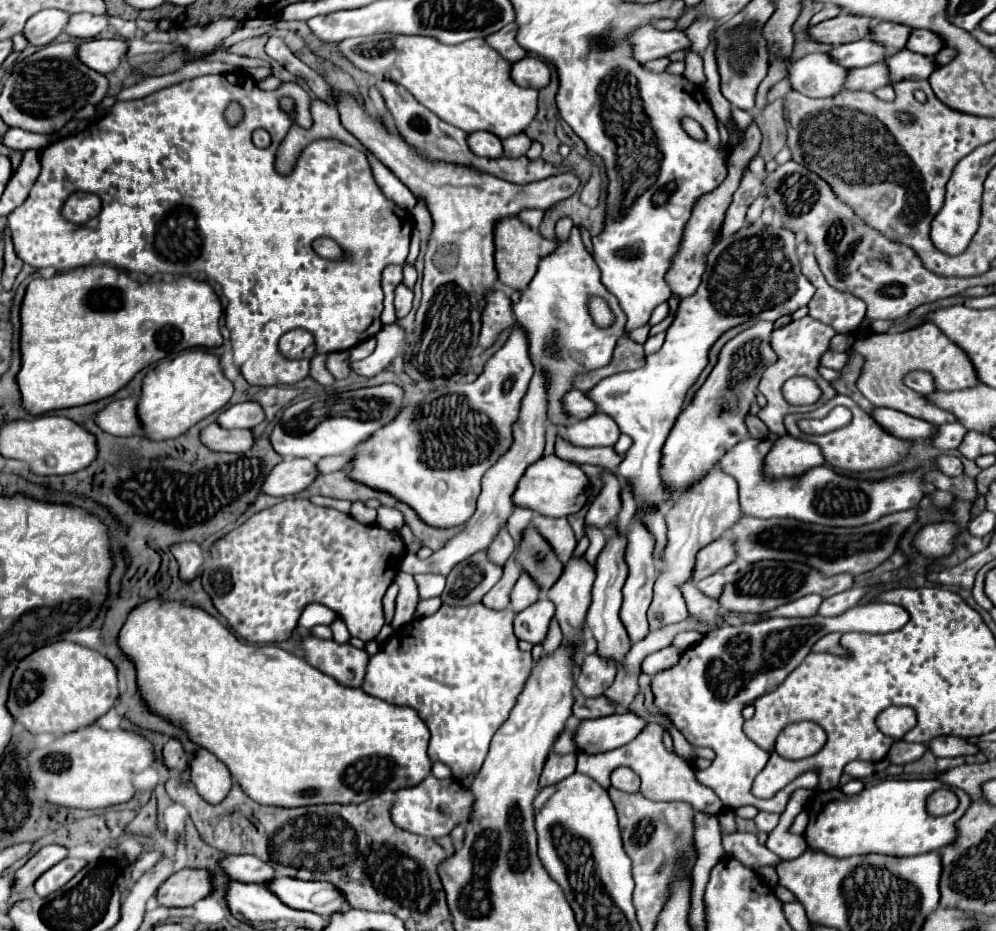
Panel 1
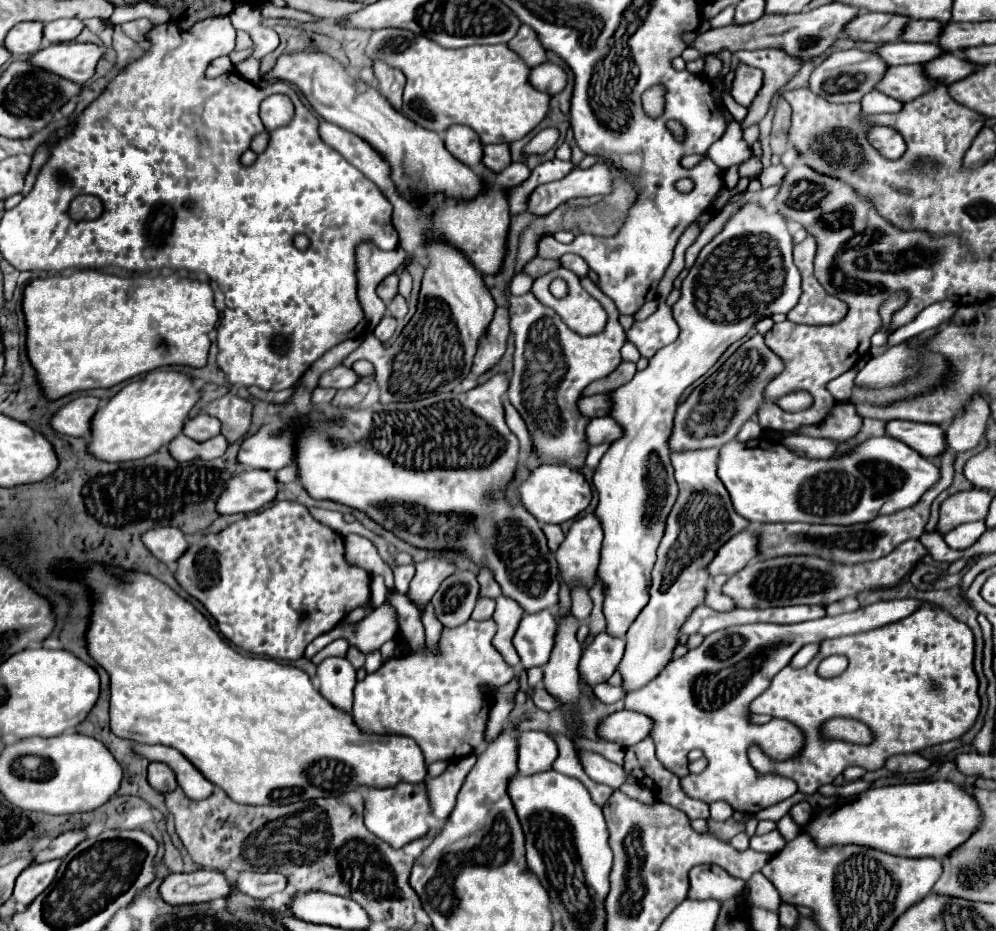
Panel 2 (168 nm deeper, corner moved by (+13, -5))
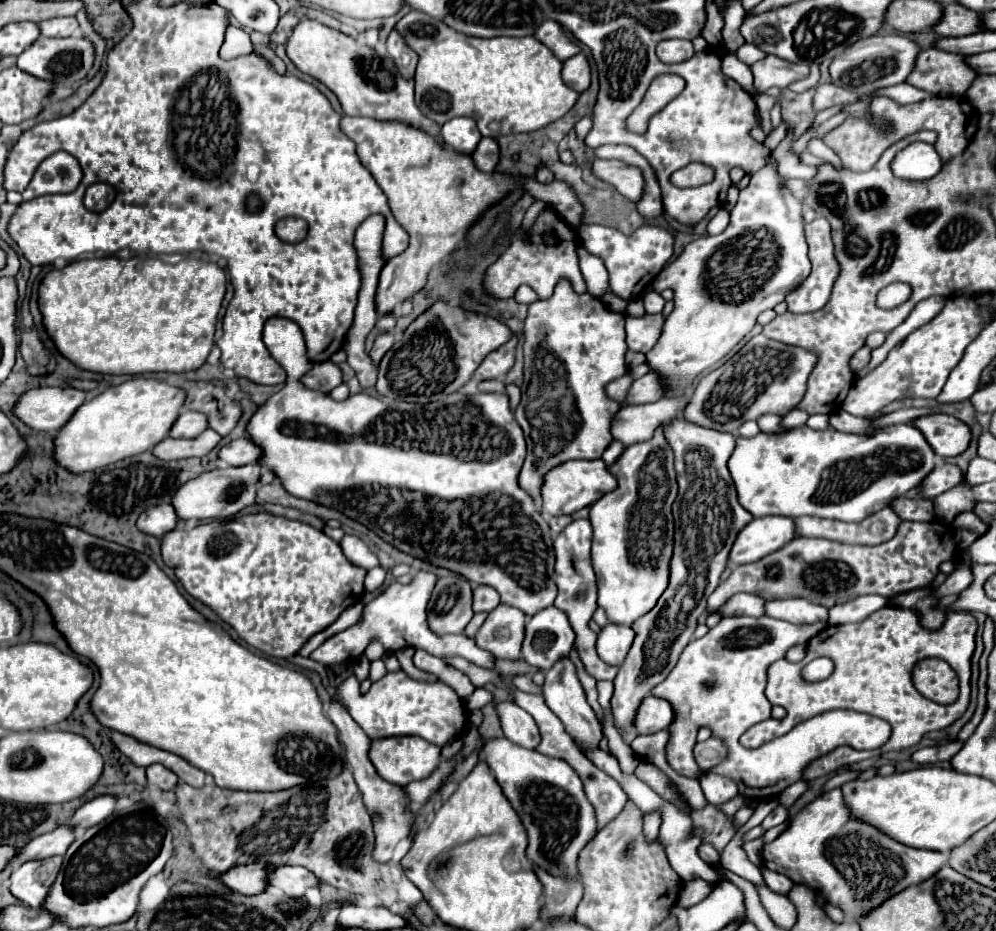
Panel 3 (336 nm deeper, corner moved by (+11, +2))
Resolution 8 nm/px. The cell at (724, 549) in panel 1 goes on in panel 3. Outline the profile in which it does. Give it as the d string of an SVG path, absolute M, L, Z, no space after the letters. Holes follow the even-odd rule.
M760 517L750 521L740 533L730 551L730 565L754 563L766 557L796 537L792 517Z

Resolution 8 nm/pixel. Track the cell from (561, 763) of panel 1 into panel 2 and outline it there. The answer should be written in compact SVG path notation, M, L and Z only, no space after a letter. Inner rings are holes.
M522 732L518 746L518 770L522 776L534 776L552 770L558 748L552 736L544 732Z

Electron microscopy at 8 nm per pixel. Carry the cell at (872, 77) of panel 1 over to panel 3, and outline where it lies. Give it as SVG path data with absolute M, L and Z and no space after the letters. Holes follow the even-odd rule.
M936 47L926 49L918 55L916 67L908 77L908 83L932 95L962 97L978 75L964 59L966 55L962 53L948 53Z

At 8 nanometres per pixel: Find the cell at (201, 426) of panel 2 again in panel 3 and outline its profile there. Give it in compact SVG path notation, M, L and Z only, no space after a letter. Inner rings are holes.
M182 411L170 429L170 437L192 439L192 437L198 437L204 429L208 429L208 421L206 417L202 417L202 413Z

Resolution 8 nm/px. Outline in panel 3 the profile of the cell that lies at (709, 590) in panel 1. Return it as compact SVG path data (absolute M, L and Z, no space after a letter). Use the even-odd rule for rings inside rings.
M738 593L728 603L720 609L722 615L750 615L750 617L762 617L766 615L764 609L766 601L758 595L748 595L748 593Z

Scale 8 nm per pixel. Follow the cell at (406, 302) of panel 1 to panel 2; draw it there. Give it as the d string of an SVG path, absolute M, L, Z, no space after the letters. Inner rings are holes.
M386 314L386 316L380 320L380 324L374 328L374 334L376 334L376 338L378 338L380 342L386 342L386 340L394 334L394 330L396 330L396 320L394 320L390 314Z

